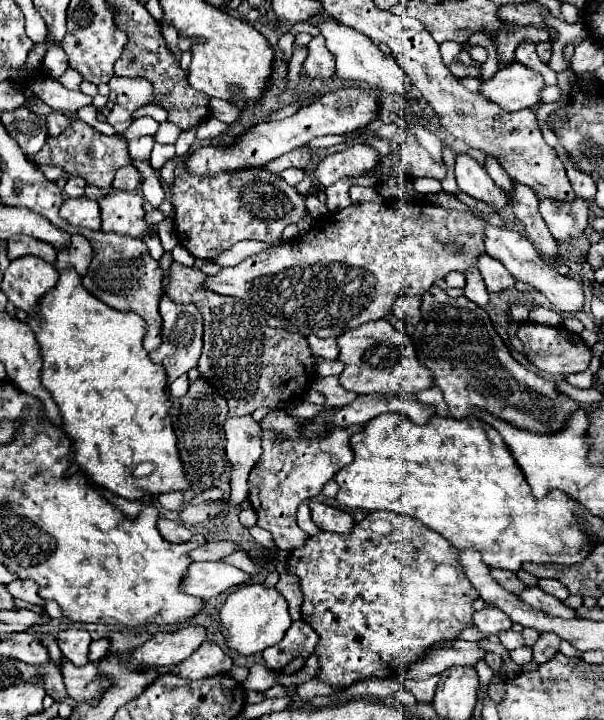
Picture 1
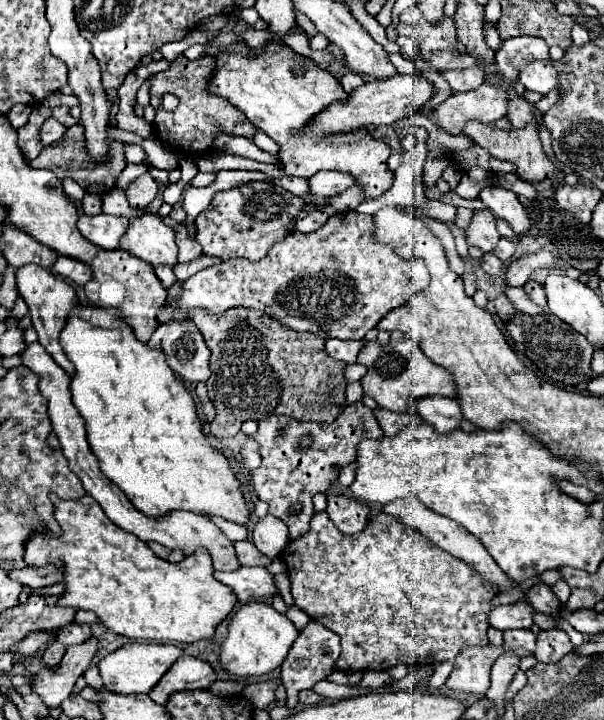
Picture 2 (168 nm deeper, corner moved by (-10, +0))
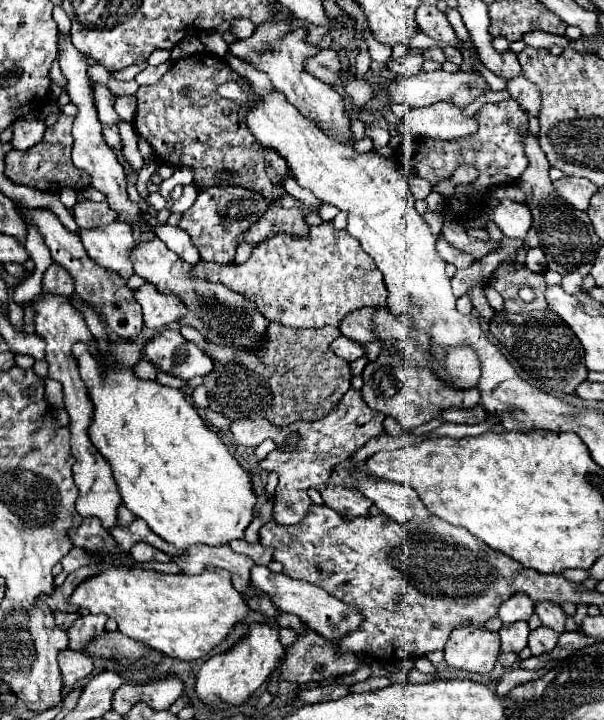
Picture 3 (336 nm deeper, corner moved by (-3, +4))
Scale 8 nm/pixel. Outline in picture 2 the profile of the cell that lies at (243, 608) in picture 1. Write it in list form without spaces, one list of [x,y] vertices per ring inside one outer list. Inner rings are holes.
[[[248,602],[236,610],[228,624],[228,638],[222,644],[222,668],[236,674],[236,678],[246,676],[258,676],[274,670],[280,666],[292,646],[292,642],[298,638],[296,626],[278,610],[274,610],[270,604],[264,602]]]

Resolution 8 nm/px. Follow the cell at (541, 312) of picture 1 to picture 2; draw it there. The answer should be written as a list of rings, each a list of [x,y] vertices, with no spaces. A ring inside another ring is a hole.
[[[508,288],[506,290],[506,296],[510,298],[510,302],[514,304],[514,308],[518,310],[518,312],[528,312],[528,314],[546,314],[546,310],[544,308],[538,308],[532,300],[530,300],[530,296],[526,294],[526,290],[524,288]]]

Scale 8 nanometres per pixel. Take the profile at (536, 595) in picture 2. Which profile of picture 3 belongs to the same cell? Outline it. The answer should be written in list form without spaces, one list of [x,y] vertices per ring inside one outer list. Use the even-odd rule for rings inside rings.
[[[537,602],[535,612],[539,614],[543,626],[553,628],[553,630],[559,632],[559,634],[565,632],[565,618],[567,618],[567,616],[565,616],[565,612],[563,612],[561,606],[557,606],[557,604],[553,604],[553,602]]]

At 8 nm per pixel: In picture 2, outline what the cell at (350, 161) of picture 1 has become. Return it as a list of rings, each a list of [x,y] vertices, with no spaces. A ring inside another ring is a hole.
[[[322,170],[318,174],[314,174],[310,178],[310,190],[312,194],[316,196],[316,200],[310,200],[316,208],[324,206],[328,196],[334,196],[334,194],[340,194],[344,192],[346,188],[354,186],[356,184],[356,178],[348,172],[338,172],[338,170]]]

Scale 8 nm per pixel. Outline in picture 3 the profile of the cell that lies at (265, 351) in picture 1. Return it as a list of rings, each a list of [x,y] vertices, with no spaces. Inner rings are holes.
[[[273,324],[271,330],[267,330],[267,346],[259,350],[257,354],[243,354],[239,350],[231,350],[225,346],[215,346],[207,342],[205,352],[211,356],[215,368],[213,372],[203,378],[203,384],[207,388],[209,396],[209,408],[223,414],[229,420],[239,420],[239,418],[265,418],[273,426],[287,426],[297,420],[315,420],[323,418],[323,414],[331,412],[343,394],[351,388],[351,368],[347,362],[341,358],[335,358],[331,354],[329,346],[335,338],[339,338],[341,332],[339,328],[333,326],[321,326],[321,328],[287,328],[283,324]]]

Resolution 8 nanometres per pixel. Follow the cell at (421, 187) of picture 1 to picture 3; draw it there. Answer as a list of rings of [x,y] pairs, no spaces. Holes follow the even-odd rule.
[[[405,176],[405,182],[417,200],[423,200],[431,192],[431,184],[419,176]]]

